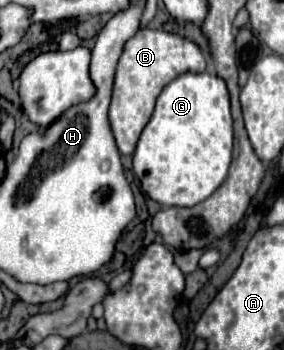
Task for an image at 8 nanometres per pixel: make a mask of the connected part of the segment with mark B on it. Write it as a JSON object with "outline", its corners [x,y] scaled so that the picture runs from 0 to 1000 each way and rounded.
{"outline":[[[493,80],[444,120],[415,177],[394,297],[387,297],[387,360],[423,440],[472,440],[493,377],[521,354],[549,280],[570,263],[570,251],[648,206],[704,206],[704,200],[725,200],[725,166],[711,160],[704,137],[683,120],[634,109],[627,97]]]}

